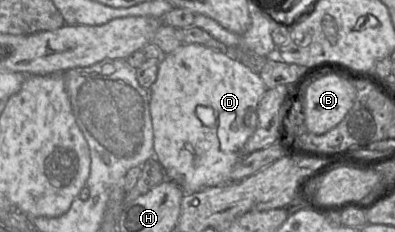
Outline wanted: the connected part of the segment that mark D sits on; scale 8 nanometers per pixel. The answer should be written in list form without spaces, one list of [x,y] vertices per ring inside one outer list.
[[[181,44],[173,52],[163,55],[159,60],[157,78],[149,91],[150,114],[154,135],[154,157],[164,168],[167,179],[180,186],[184,193],[195,193],[208,187],[237,182],[230,181],[230,174],[236,163],[243,158],[242,146],[256,130],[258,124],[257,106],[266,90],[267,88],[258,72],[221,51],[216,51],[200,44]]]

